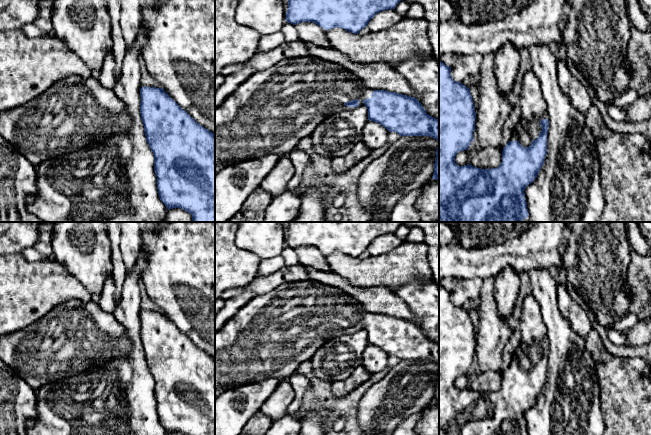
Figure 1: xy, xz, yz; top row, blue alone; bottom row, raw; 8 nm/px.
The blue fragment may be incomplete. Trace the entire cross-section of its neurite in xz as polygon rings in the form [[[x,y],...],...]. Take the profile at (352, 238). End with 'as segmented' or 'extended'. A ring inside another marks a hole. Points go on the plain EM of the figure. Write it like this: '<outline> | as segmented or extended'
[[[289,222],[286,245],[293,249],[313,246],[325,254],[343,252],[354,258],[365,252],[379,236],[395,233],[402,222]]] | as segmented

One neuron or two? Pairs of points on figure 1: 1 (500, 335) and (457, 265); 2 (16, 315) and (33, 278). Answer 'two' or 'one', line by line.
1: two
2: one

